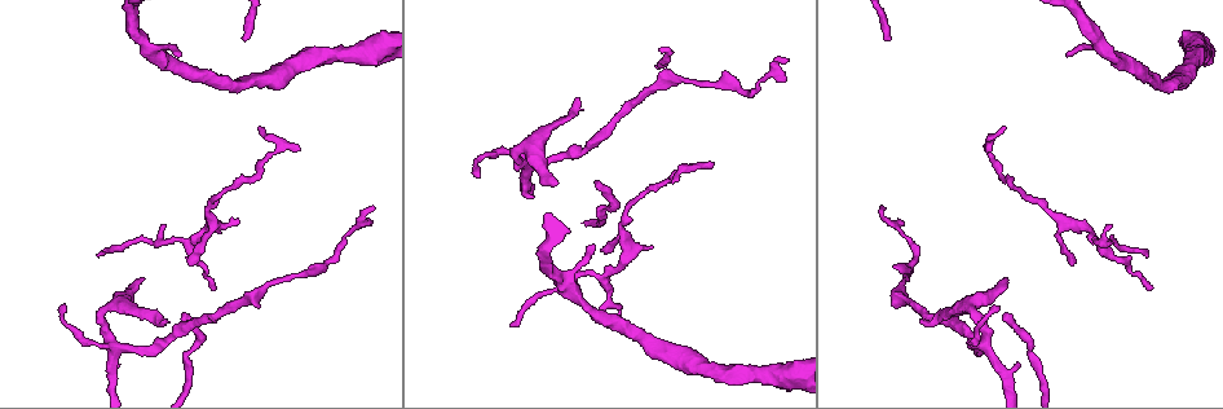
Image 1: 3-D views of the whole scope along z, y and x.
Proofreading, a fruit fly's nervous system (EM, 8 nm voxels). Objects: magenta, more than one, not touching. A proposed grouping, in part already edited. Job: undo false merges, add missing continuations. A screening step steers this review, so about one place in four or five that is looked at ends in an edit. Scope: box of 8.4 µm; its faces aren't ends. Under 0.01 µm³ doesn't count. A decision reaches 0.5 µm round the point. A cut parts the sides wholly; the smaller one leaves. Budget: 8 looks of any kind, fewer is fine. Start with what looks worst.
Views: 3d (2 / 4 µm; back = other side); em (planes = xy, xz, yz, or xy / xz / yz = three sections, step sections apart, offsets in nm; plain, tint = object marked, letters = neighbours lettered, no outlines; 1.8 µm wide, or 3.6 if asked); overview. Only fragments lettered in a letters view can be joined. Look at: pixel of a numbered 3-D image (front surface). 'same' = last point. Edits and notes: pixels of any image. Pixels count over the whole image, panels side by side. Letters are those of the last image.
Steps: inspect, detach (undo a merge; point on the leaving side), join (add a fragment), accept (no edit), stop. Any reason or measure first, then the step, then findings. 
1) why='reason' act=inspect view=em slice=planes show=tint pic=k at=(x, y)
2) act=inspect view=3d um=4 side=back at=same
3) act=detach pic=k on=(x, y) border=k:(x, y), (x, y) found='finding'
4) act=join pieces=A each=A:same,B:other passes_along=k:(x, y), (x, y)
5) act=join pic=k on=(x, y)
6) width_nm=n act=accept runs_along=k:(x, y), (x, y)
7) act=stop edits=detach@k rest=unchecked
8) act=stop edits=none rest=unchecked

why='an open end' act=inspect view=3d um=2 pic=1 at=(183, 318)

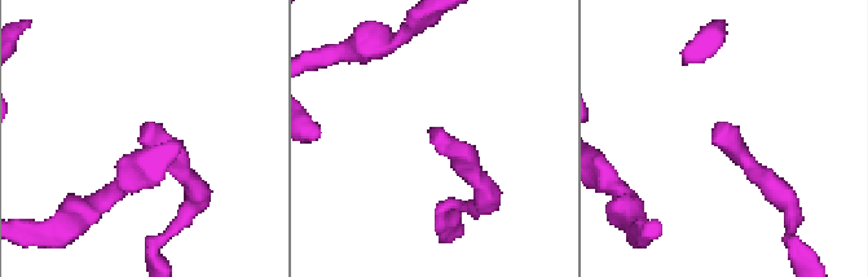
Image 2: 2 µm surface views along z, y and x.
act=inspect view=em slice=planes show=letters pic=2 at=(436, 131)

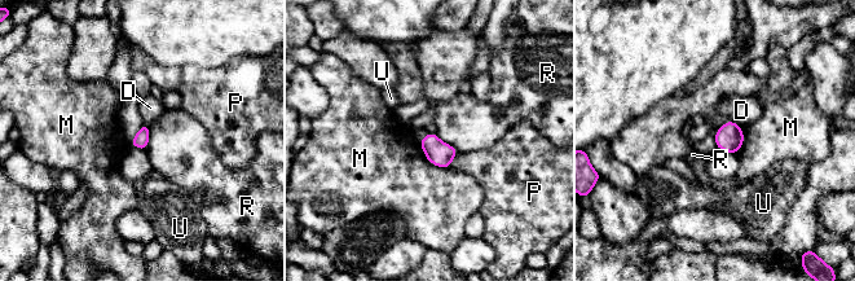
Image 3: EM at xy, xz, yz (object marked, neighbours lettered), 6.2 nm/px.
longest_contact=M:240nm act=accept each=D:other,M:other,P:other,R:other,U:other border=3:(149, 126), (149, 141), (145, 149) found='no lettered fragment goes on from it'

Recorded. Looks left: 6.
why='thin end' act=inspect view=em um=3.6 slice=xy step=16 show=tint pic=1 at=(239, 221)

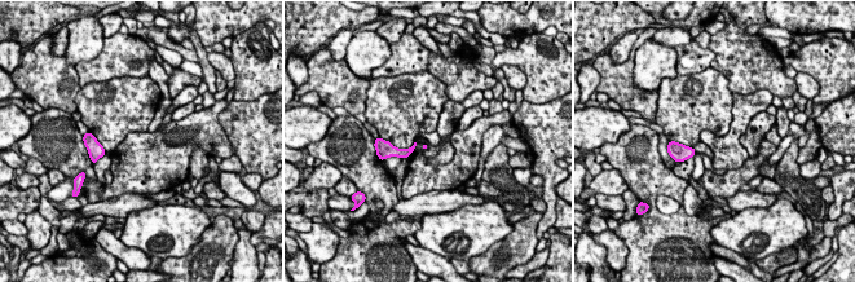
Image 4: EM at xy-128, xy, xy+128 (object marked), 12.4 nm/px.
why='another direction' act=inspect view=em um=3.6 slice=planes show=letters at=same

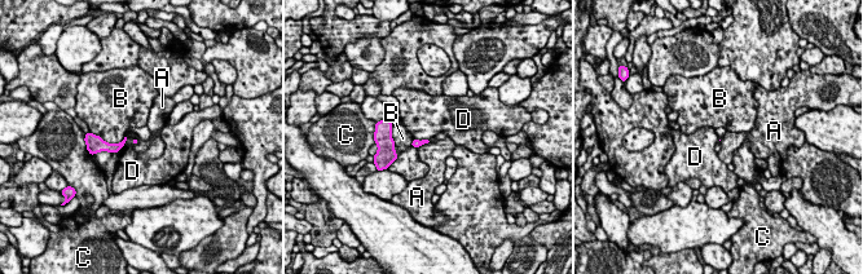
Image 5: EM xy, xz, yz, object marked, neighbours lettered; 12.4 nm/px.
act=accept each=A:other,B:other,C:other,D:other border=5:(414, 138), (428, 141) found='none of them fits'

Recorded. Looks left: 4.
why='thin end' act=inspect view=3d um=2 pic=1 at=(577, 98)

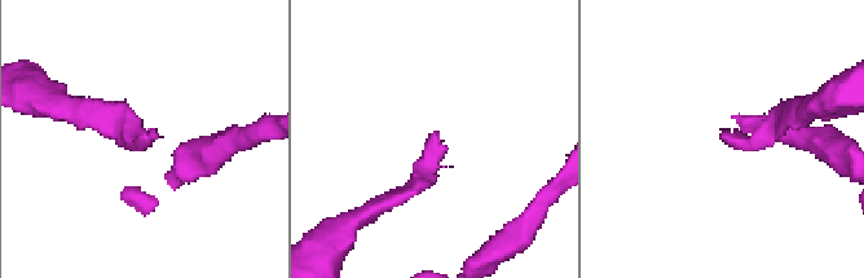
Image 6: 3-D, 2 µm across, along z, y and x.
act=inspect view=em slice=planes show=letters pic=6 at=(724, 133)

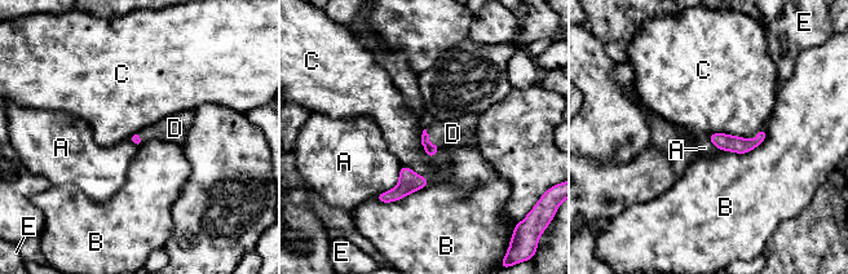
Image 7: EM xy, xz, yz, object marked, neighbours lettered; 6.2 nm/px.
act=join pic=7 on=(453, 133) each=A:other,B:other,C:other,D:same,E:other passes_along=7:(431, 150), (428, 142), (453, 133) found='the neuron continues'

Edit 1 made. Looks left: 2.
why='see it whole again' act=inspect view=overview

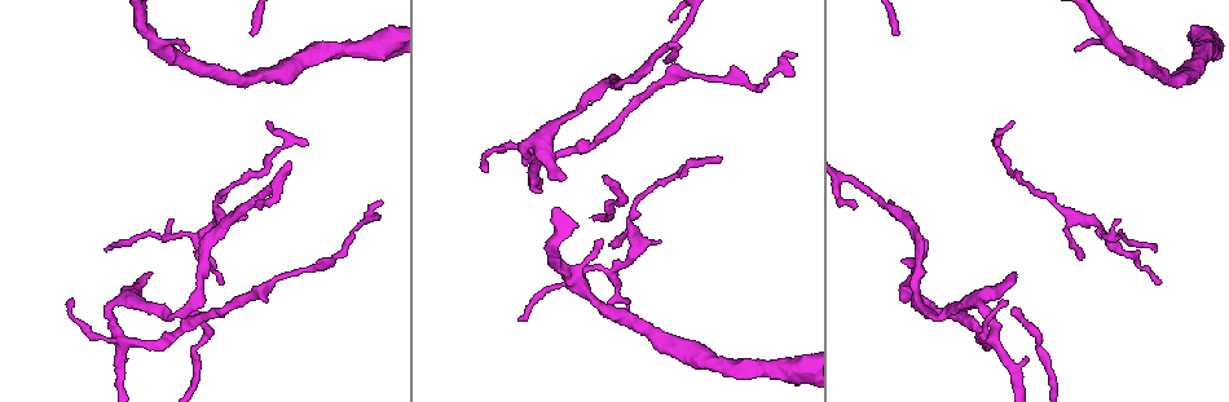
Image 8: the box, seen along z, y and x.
why='tapers out' act=inspect view=em slice=planes show=letters pic=8 at=(105, 251)

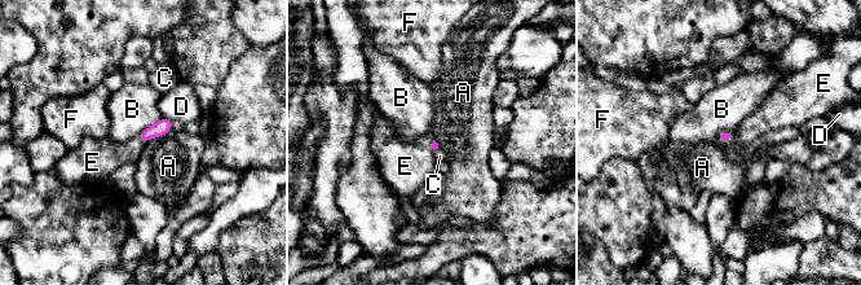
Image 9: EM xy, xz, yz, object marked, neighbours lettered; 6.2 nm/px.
longest_contact=A:200nm act=join pic=9 on=(760, 122) each=A:other,B:other,C:other,D:other,E:same,F:other found='it goes on there'

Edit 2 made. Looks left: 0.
act=stop edits=join@7,join@9 rest=unchecked

